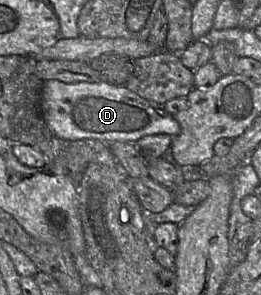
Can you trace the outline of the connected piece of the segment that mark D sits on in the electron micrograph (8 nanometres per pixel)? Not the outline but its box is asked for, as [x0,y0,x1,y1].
[40,80,181,143]

